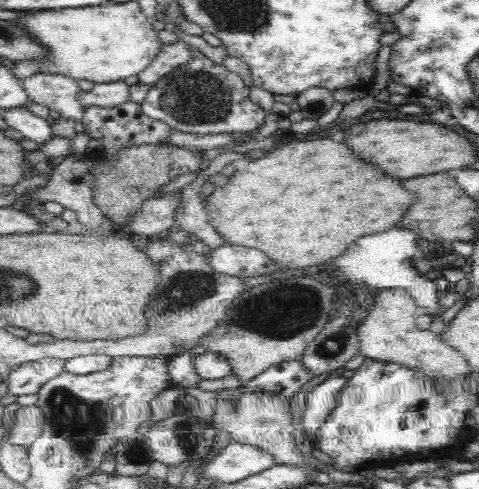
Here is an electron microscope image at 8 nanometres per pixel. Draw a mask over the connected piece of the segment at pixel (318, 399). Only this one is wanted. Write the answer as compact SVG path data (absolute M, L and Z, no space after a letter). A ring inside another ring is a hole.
M336 373L306 394L306 410L302 414L302 434L313 440L326 417L338 404L339 390L349 378Z

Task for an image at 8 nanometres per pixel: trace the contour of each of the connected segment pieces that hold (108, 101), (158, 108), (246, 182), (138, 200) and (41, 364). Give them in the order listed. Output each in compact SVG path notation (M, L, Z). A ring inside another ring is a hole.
M124 81L109 82L108 84L96 84L88 92L77 90L78 102L82 108L101 106L112 108L128 101L129 86Z
M195 49L191 61L176 67L174 71L163 76L153 84L141 102L141 109L146 116L167 124L174 131L206 134L243 134L257 129L264 122L265 112L252 102L249 97L249 87L244 85L242 77L232 72L224 65L212 63L200 50Z
M324 138L322 140L312 140L311 142L287 142L281 141L280 144L275 145L268 153L262 154L257 159L250 161L242 171L234 172L234 176L228 178L225 186L222 188L212 189L212 194L203 202L204 211L207 213L208 223L214 228L214 231L225 240L225 244L229 245L242 245L248 246L248 248L258 248L262 250L270 260L274 260L279 266L283 268L308 268L308 266L318 266L324 264L324 262L330 262L337 259L349 246L358 240L360 236L368 236L368 234L374 234L374 232L382 232L382 230L388 230L392 226L397 226L400 222L400 218L408 212L410 206L413 204L413 200L416 196L412 196L410 192L406 192L398 180L392 180L384 174L380 174L378 170L374 170L372 166L366 166L362 162L358 162L350 148L346 148L344 144L338 144L330 140L330 138Z
M148 144L124 148L122 152L118 152L118 160L112 166L100 162L100 166L94 166L90 170L90 175L94 177L96 194L93 198L94 205L106 219L114 223L114 227L127 226L129 219L140 212L143 202L153 198L156 192L169 184L173 178L199 169L202 160L201 152L176 146Z
M44 358L20 364L6 380L8 392L14 396L33 394L35 389L60 375L65 362L62 358Z

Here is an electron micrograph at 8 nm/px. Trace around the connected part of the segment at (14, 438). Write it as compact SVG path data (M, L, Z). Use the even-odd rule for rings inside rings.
M36 405L21 407L16 412L16 425L8 441L15 445L29 447L43 432L40 409Z

